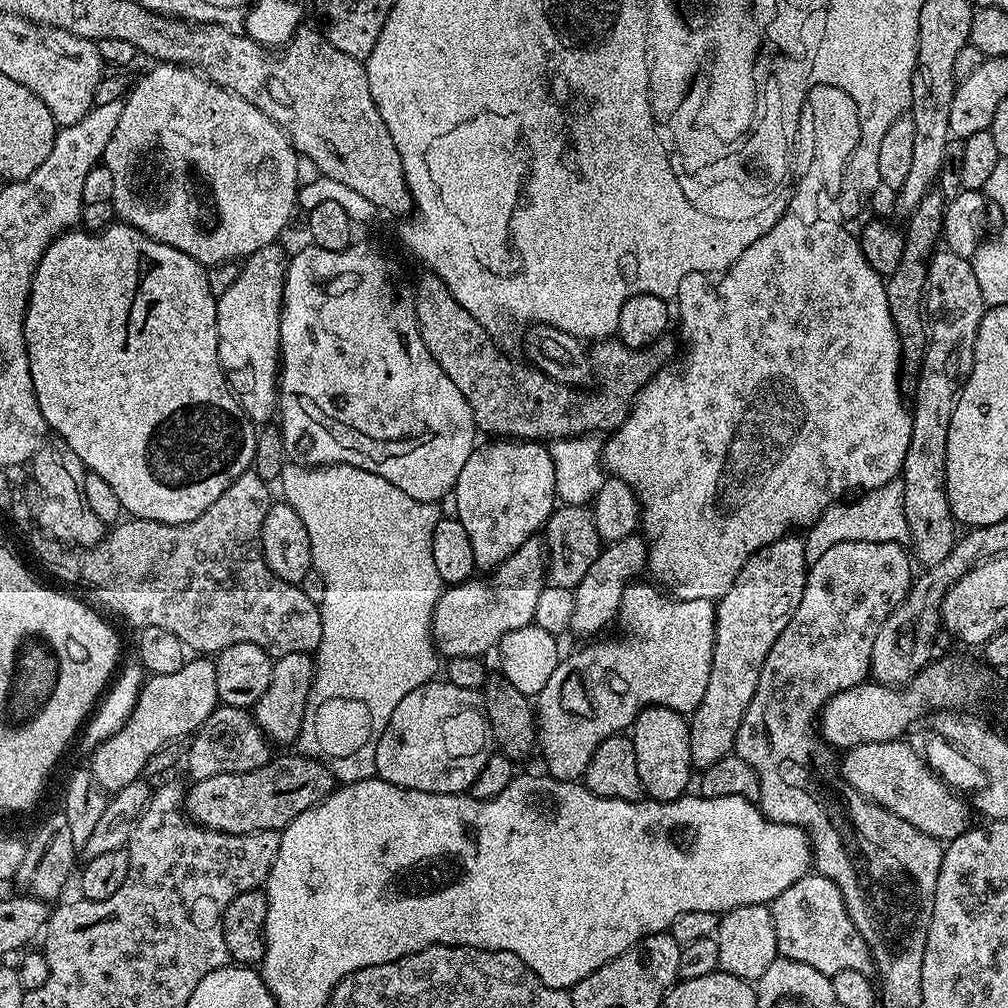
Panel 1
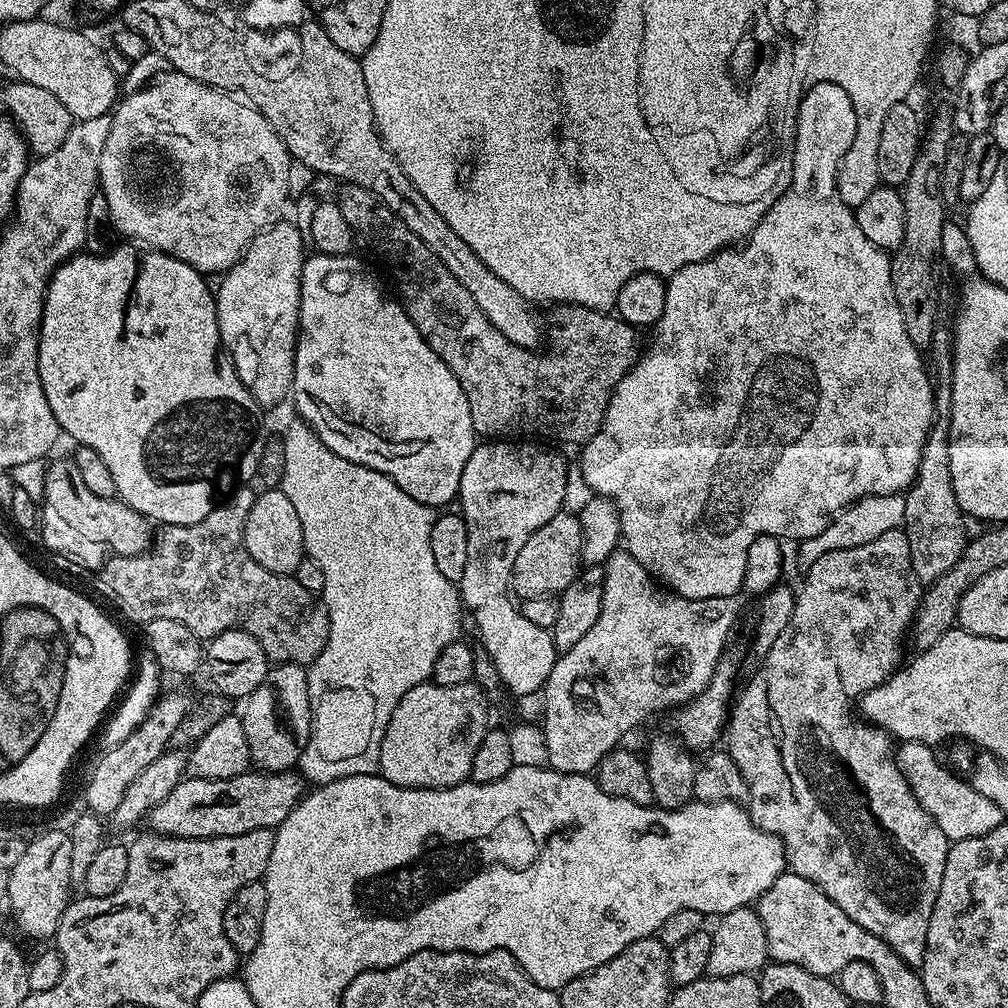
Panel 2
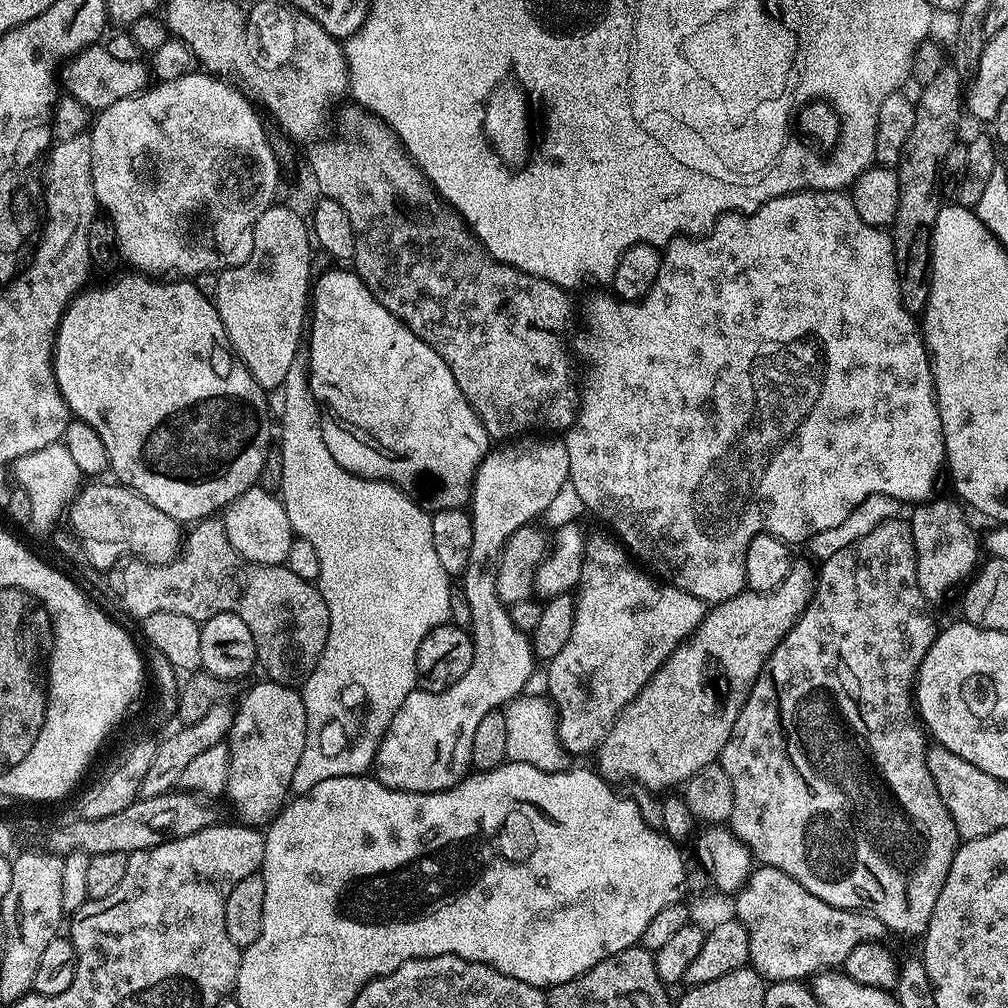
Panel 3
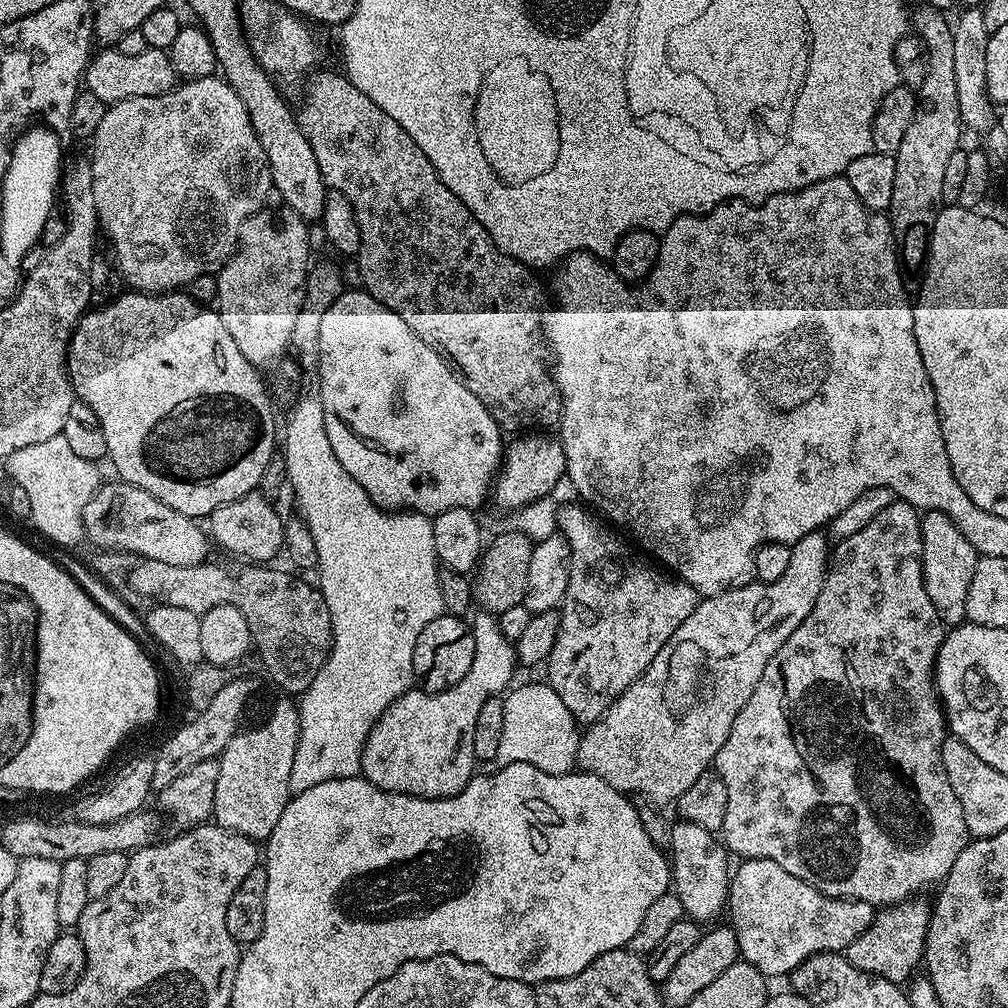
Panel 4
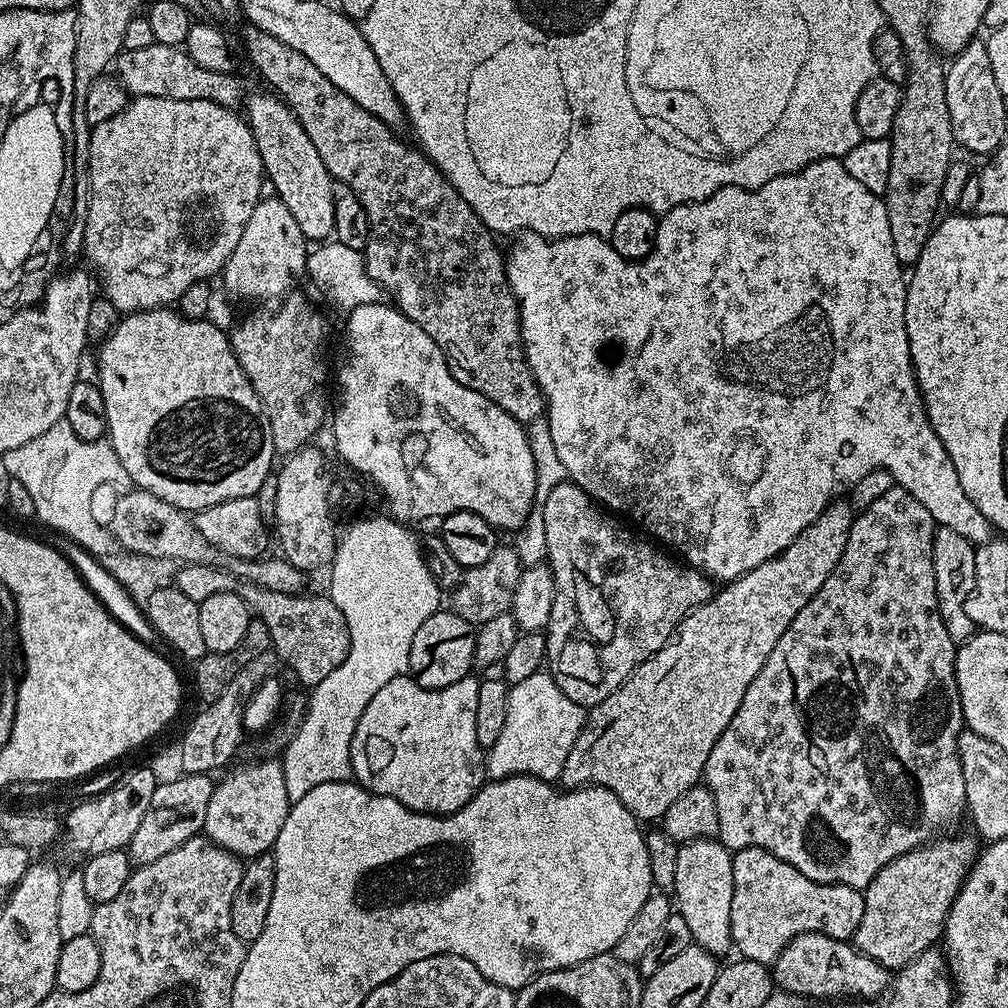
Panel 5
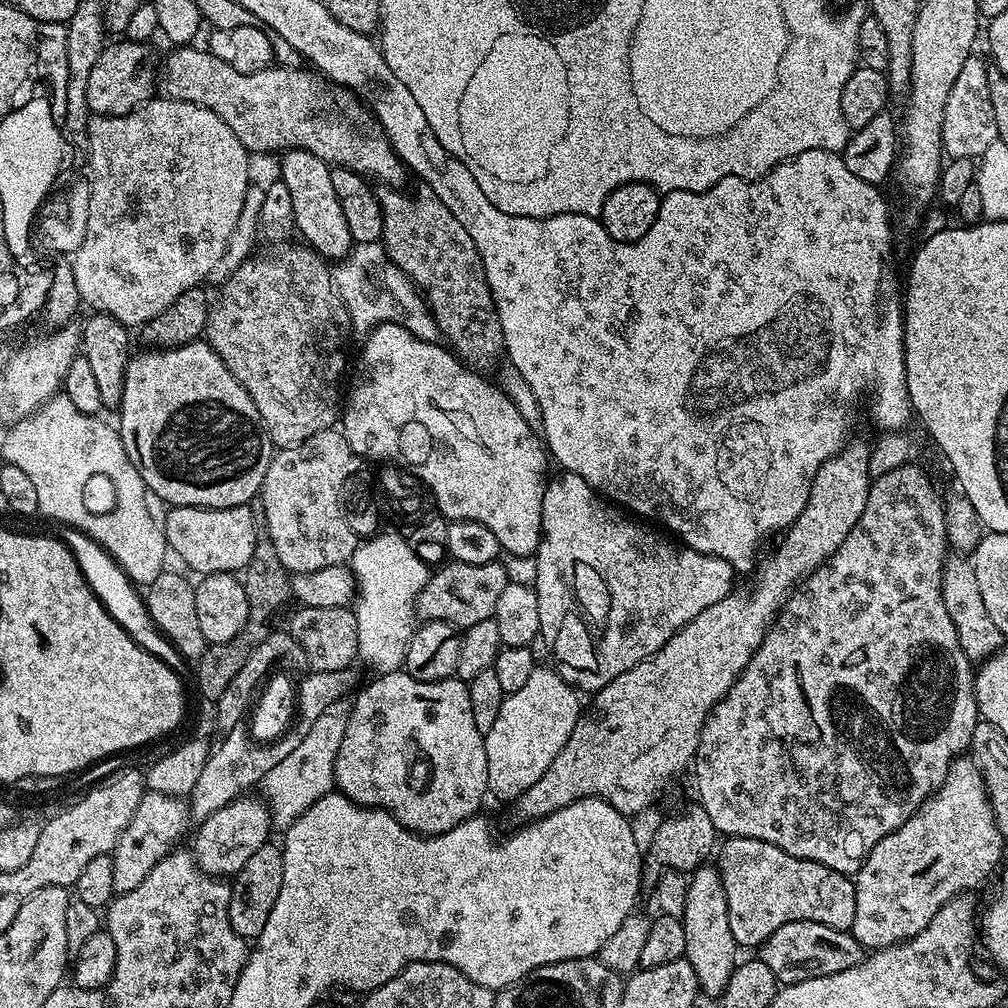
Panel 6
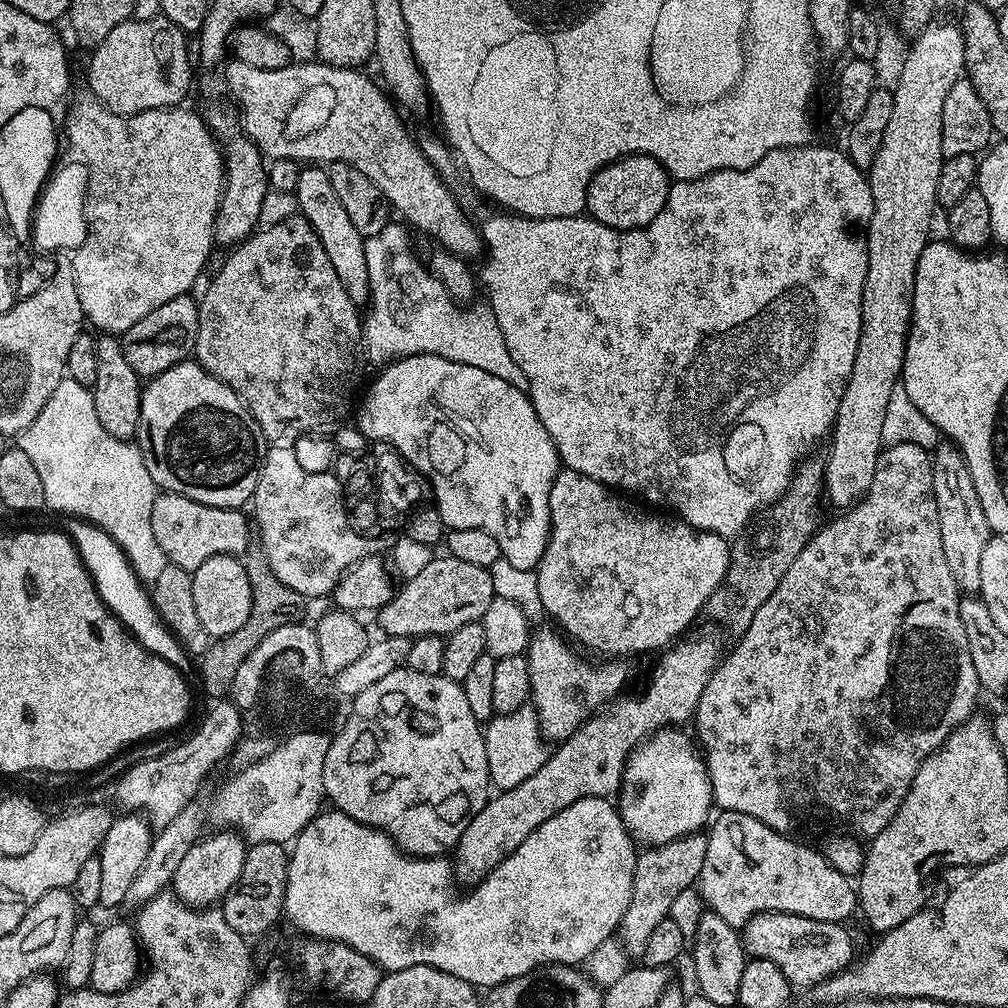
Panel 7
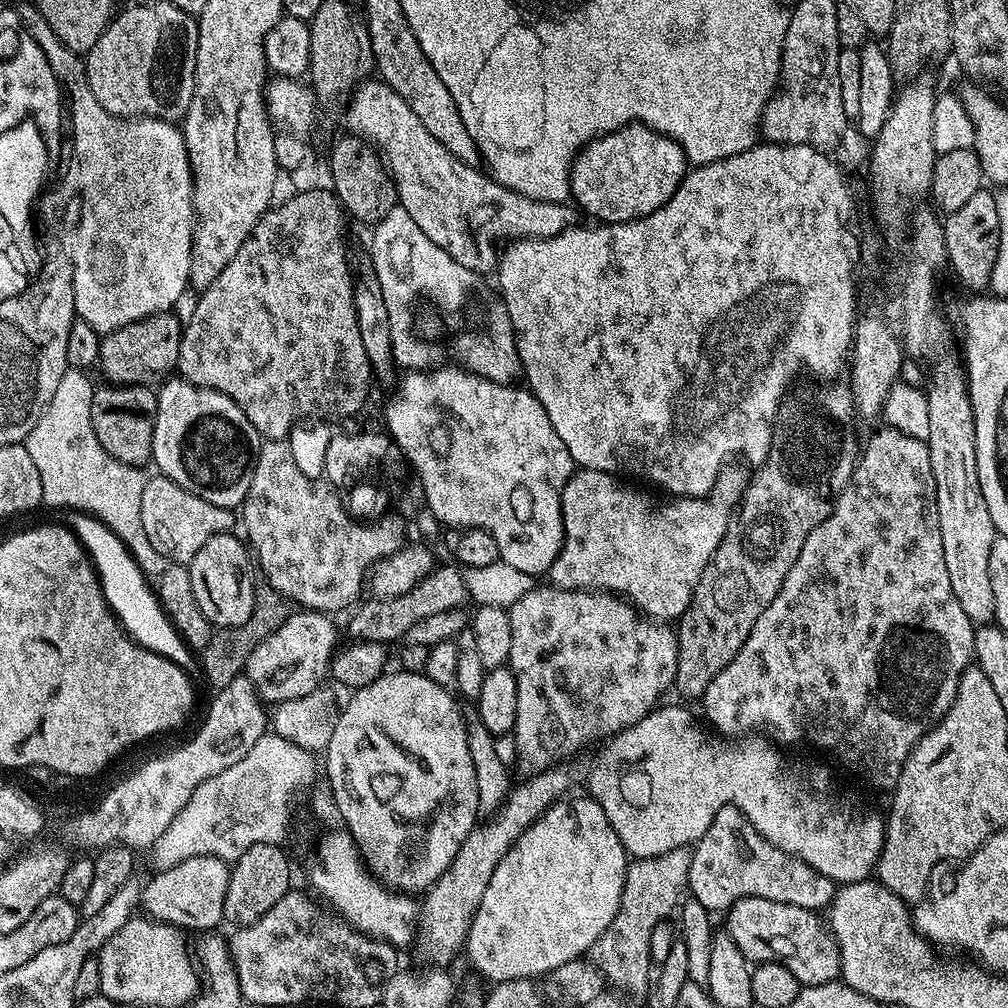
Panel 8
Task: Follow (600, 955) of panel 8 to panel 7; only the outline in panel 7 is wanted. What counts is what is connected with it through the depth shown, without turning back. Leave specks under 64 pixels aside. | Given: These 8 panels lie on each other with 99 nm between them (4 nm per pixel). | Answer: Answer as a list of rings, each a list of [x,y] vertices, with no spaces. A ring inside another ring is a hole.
[[[703,831],[692,832],[674,842],[645,847],[637,855],[630,906],[626,906],[626,914],[618,929],[618,938],[624,943],[629,957],[643,957],[650,933],[658,927],[658,922],[668,919],[674,898],[699,881],[702,862],[706,859],[707,841]]]

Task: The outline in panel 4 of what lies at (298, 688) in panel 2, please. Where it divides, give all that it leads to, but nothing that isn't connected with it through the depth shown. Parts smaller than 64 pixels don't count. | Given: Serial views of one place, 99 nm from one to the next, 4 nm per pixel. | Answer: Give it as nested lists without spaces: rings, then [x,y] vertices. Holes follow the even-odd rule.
[[[295,703],[280,704],[257,728],[247,728],[230,738],[226,750],[218,757],[220,769],[218,782],[214,786],[211,819],[221,828],[237,832],[257,842],[264,842],[274,830],[274,826],[278,826],[278,818],[282,818],[282,810],[290,799],[290,770],[294,766],[294,750],[298,750],[300,709]]]

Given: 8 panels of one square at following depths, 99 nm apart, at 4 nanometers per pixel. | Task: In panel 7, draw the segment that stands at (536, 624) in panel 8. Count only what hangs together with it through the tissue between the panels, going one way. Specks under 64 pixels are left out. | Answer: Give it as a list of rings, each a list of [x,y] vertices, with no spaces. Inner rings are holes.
[[[555,627],[552,628],[540,628],[537,632],[535,629],[528,641],[530,704],[536,710],[537,724],[544,740],[562,742],[625,691],[628,668],[620,658],[609,659],[606,662],[609,664],[587,664],[582,657],[572,653],[571,646],[567,644],[569,641]]]

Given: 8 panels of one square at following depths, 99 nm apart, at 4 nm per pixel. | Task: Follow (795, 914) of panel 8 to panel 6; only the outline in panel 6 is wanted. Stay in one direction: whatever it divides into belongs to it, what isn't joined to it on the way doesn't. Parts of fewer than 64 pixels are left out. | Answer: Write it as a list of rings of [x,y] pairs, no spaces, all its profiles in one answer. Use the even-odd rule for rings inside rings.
[[[805,920],[778,926],[778,930],[774,930],[774,934],[770,934],[758,949],[758,959],[774,970],[774,978],[781,985],[818,978],[822,974],[838,974],[838,970],[850,970],[850,966],[859,964],[865,955],[865,949],[860,947],[851,931]]]

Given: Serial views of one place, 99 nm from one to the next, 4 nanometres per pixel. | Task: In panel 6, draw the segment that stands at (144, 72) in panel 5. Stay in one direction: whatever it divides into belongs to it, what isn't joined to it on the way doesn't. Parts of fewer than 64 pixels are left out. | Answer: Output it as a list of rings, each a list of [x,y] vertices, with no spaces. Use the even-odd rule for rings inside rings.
[[[176,46],[171,49],[172,53],[165,58],[164,64],[162,60],[162,92],[165,97],[174,100],[185,100],[191,104],[197,104],[203,108],[209,108],[214,114],[218,114],[218,118],[222,118],[222,122],[226,122],[226,126],[230,126],[230,130],[234,130],[234,134],[238,134],[238,142],[242,142],[242,146],[247,148],[249,153],[256,152],[276,152],[275,154],[283,154],[293,148],[301,148],[310,154],[314,154],[318,158],[322,158],[330,166],[338,168],[349,168],[360,173],[361,176],[371,177],[373,181],[381,180],[379,183],[384,186],[400,186],[403,185],[404,176],[406,177],[406,169],[402,161],[398,158],[398,154],[393,150],[392,144],[388,141],[388,135],[380,128],[380,123],[376,117],[368,111],[367,107],[358,99],[356,93],[349,92],[347,88],[339,86],[330,86],[329,81],[325,77],[317,74],[315,71],[307,70],[303,67],[298,68],[282,68],[273,66],[263,68],[254,74],[238,74],[238,70],[234,70],[234,66],[226,66],[226,62],[222,62],[222,58],[214,58],[211,52],[203,47],[197,46]]]

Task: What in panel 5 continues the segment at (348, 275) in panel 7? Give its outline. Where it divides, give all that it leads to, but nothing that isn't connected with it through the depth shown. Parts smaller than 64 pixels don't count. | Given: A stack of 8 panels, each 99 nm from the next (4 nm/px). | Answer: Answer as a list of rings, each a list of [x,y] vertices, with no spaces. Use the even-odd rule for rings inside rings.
[[[271,91],[256,92],[248,100],[246,119],[254,134],[258,154],[262,158],[264,175],[271,191],[286,202],[290,214],[298,222],[305,240],[324,242],[334,233],[334,190],[332,175],[326,170],[326,162],[318,154],[310,134],[302,130],[302,122],[291,108]]]

